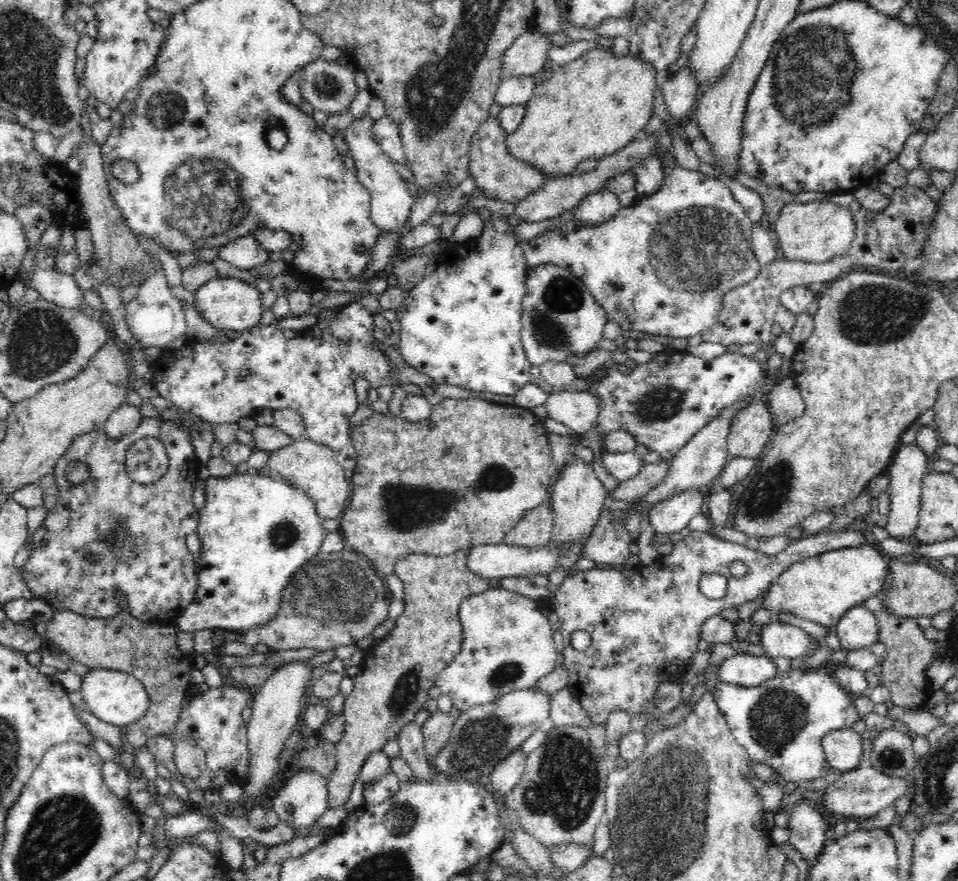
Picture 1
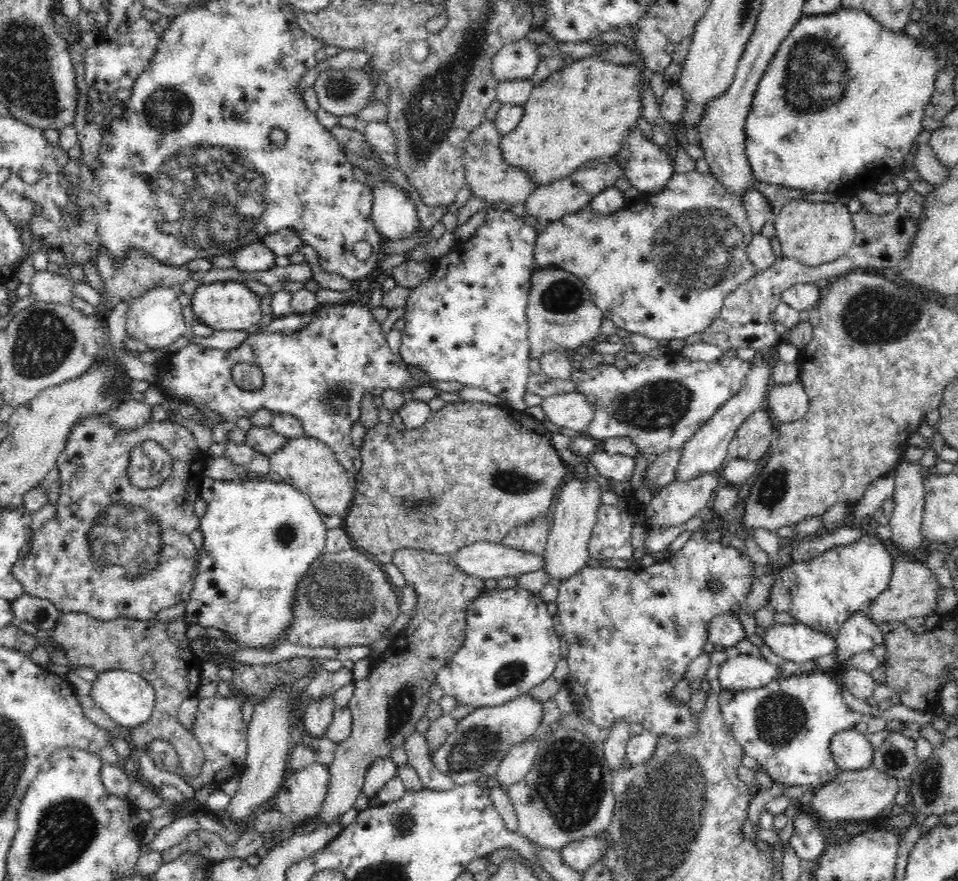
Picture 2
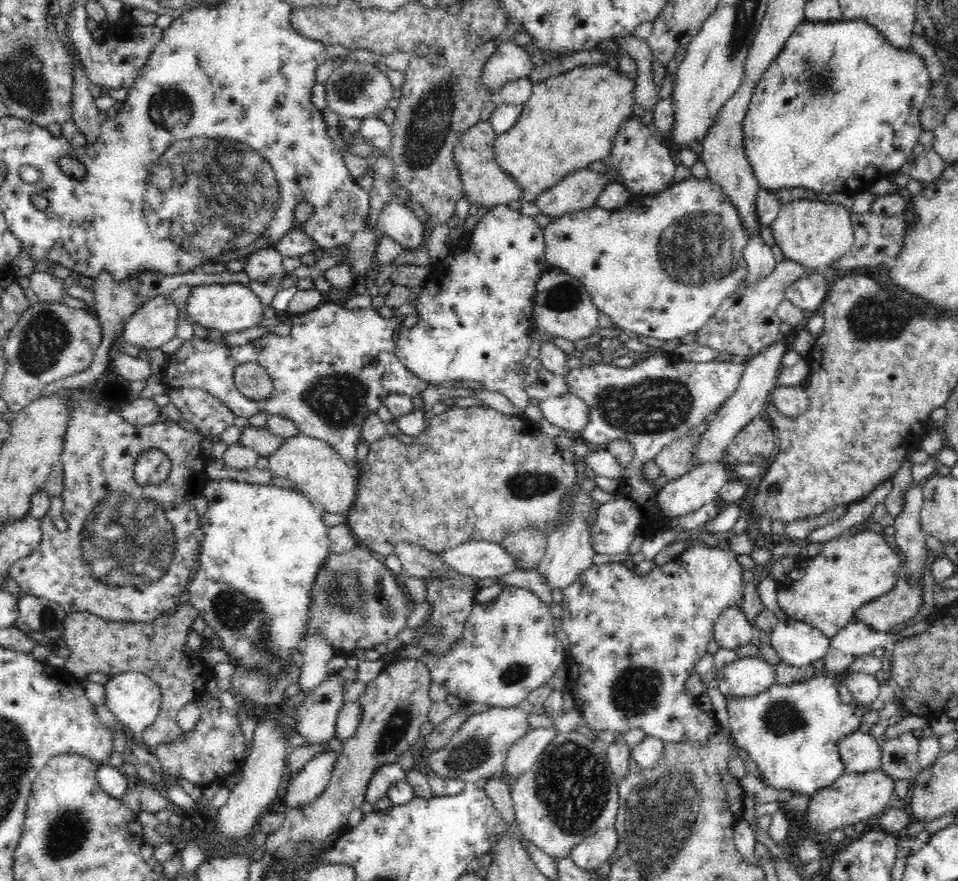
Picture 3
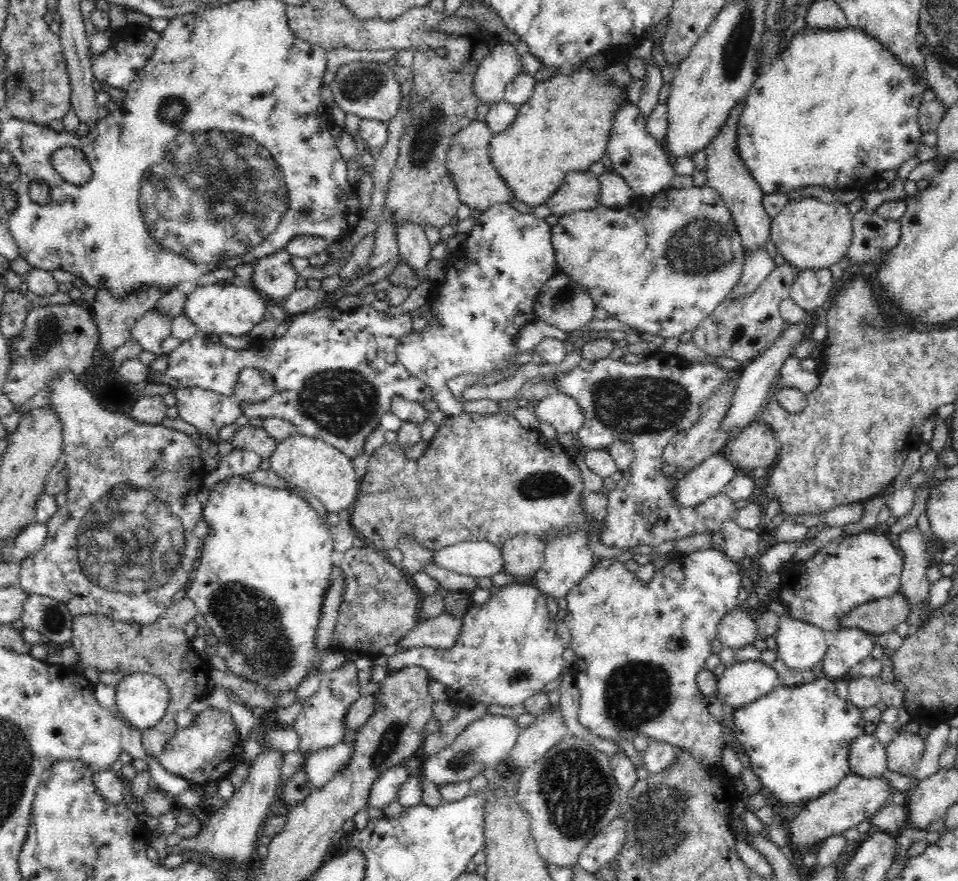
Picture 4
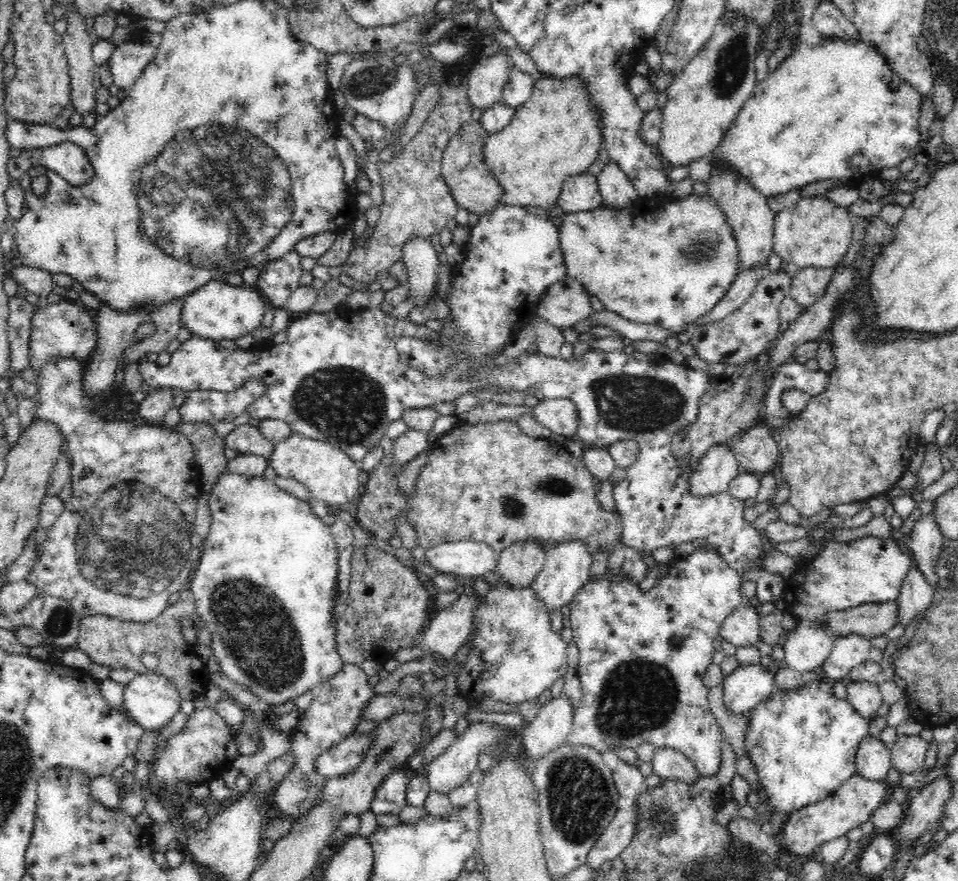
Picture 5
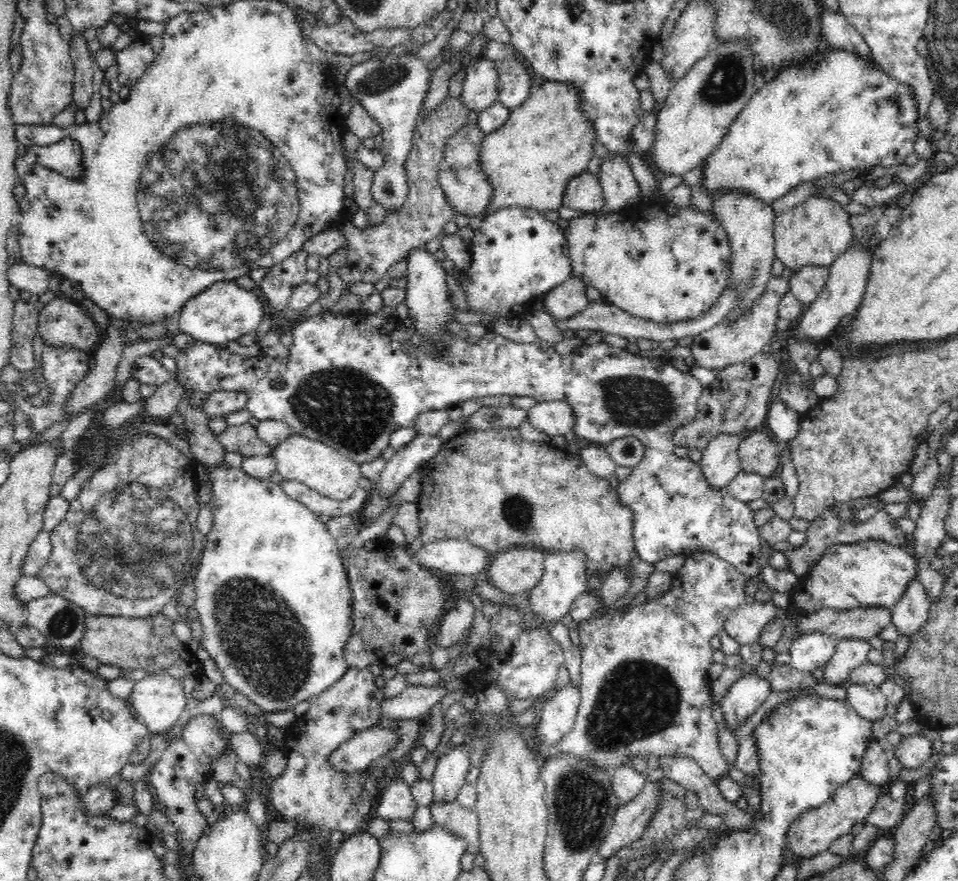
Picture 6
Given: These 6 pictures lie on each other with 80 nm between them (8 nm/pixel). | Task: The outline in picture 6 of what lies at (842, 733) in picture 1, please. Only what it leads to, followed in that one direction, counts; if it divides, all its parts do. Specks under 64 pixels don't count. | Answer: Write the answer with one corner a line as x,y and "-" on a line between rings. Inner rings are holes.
873,739
863,754
859,774
869,783
886,788
892,781
888,773
888,759
890,756
882,750
882,746
878,744
877,740

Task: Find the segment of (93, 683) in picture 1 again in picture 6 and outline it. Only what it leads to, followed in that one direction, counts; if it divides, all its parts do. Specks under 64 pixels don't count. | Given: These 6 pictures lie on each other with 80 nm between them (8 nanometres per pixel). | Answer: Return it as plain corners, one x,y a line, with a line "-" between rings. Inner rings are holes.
152,673
134,683
128,700
135,716
154,735
165,733
178,722
187,698
182,681

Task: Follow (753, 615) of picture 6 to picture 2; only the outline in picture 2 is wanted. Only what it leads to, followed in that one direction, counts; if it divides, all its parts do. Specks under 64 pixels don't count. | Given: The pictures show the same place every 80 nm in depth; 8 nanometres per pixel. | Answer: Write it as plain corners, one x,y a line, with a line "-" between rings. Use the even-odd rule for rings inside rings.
728,611
712,618
708,625
707,639
718,648
728,648
736,647
740,641
748,639
748,636
738,617

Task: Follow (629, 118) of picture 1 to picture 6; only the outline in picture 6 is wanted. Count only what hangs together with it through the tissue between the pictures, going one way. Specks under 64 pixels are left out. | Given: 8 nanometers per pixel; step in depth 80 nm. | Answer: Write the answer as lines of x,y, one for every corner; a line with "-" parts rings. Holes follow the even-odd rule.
533,74
530,96
528,96
528,98
520,106
511,109
508,120
494,132
485,135
481,144
480,164
482,165
483,172
486,173
489,182
494,188
492,203
489,204
486,215
492,214
492,212
496,212
496,210
507,207
530,208
540,211
541,213
546,210
558,211
563,206
564,192
567,192
566,188
568,188
568,182
572,180
572,177
578,176
579,174
587,171
590,158
595,155
595,139
594,127
592,126
592,123
590,123
590,119
588,119
586,113
582,111
582,105
580,105
580,97
578,97
578,91
576,91
576,87
574,87
572,83
551,81

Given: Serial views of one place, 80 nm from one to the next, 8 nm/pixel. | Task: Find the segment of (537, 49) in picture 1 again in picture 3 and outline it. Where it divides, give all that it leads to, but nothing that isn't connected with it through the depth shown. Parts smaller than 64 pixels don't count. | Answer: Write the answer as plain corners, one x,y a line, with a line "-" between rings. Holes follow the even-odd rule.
514,42
499,44
496,52
488,58
482,81
486,89
492,89
492,96
499,100
499,90
508,82
530,76
533,67
531,55
526,46

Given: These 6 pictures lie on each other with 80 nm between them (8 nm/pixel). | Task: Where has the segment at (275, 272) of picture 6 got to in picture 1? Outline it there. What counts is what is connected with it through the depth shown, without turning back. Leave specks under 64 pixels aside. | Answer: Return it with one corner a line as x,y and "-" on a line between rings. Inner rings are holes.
251,234
239,236
219,249
222,260
241,270
250,270
270,261
269,252

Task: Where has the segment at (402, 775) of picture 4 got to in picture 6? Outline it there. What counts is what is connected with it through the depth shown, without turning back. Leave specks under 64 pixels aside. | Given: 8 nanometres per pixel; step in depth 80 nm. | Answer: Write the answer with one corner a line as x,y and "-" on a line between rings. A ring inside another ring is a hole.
394,779
378,795
374,816
387,822
399,819
411,822
416,808
410,785
402,779

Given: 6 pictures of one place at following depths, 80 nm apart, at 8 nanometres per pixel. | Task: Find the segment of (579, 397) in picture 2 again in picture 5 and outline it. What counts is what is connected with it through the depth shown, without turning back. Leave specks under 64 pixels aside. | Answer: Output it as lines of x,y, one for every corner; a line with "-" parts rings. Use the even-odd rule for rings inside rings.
547,398
533,407
536,420
554,434
576,436
579,424
578,411
569,398

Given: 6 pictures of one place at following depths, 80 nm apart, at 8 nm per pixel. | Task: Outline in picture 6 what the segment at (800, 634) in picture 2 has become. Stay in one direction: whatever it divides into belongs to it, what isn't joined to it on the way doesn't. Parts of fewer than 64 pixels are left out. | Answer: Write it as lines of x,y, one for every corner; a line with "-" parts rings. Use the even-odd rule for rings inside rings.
820,632
798,635
789,648
789,664
800,672
814,672
820,666
824,668
835,653
835,643
830,635

